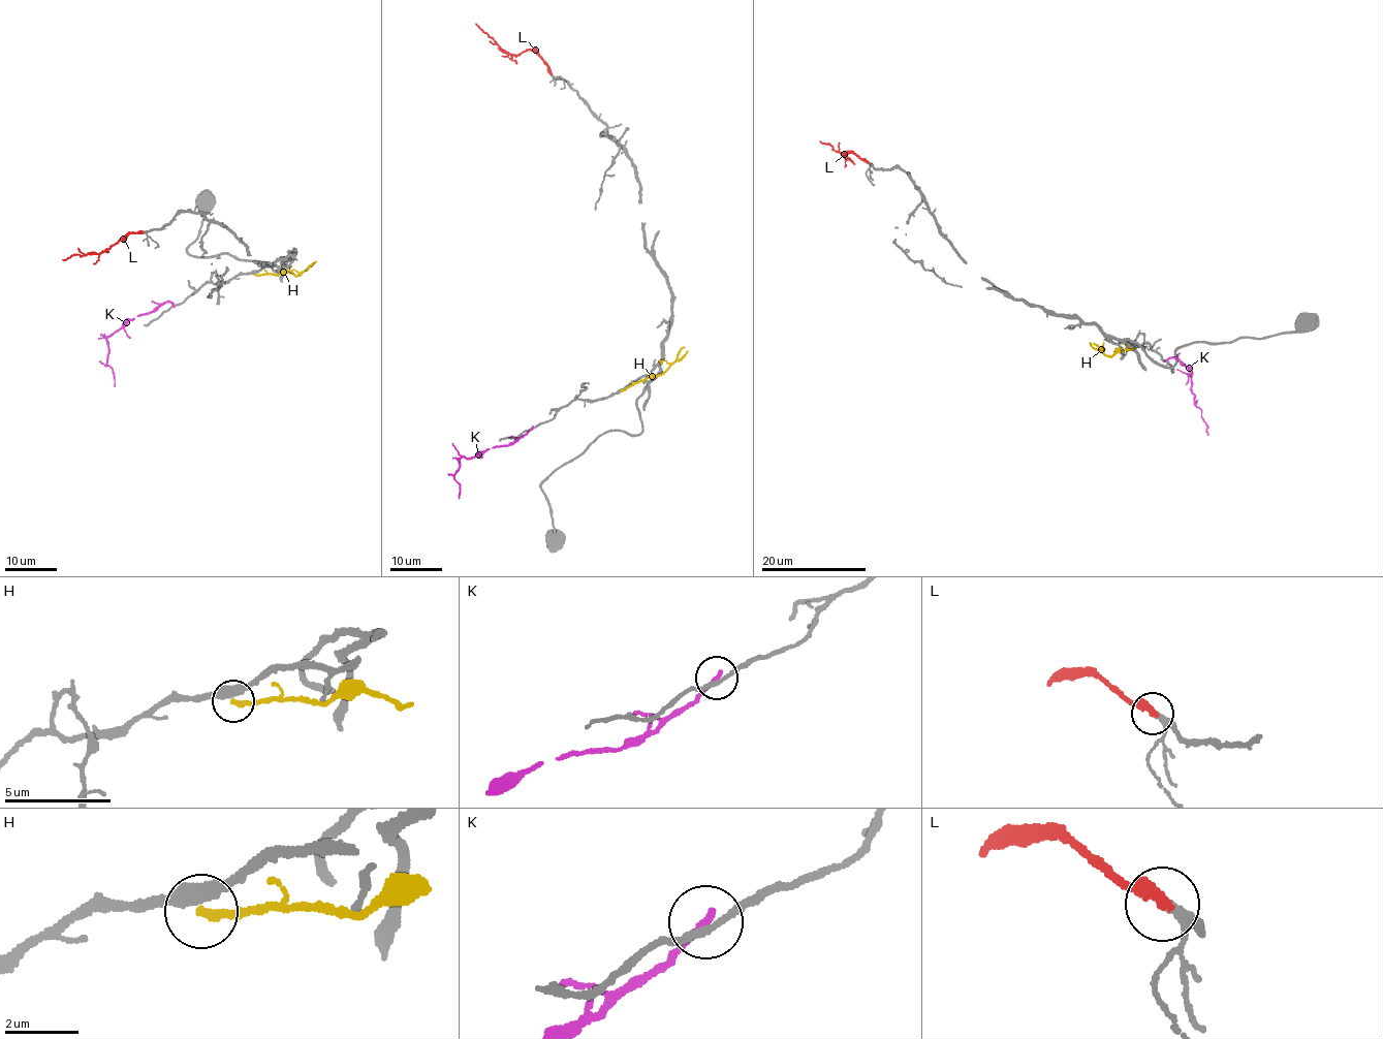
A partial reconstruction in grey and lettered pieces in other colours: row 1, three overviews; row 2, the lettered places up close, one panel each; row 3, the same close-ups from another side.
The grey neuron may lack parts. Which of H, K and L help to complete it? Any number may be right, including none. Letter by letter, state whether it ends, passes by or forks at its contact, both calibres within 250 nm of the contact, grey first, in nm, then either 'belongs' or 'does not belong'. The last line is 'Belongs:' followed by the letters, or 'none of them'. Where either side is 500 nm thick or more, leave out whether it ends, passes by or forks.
H: it ends there; 400 nm thick on the grey side, 240 nm on the other; does not belong
K: it ends there; 170 nm thick on the grey side, 240 nm on the other; does not belong
L: it ends there; 200 nm thick on the grey side, 440 nm on the other; belongs
Belongs: L

